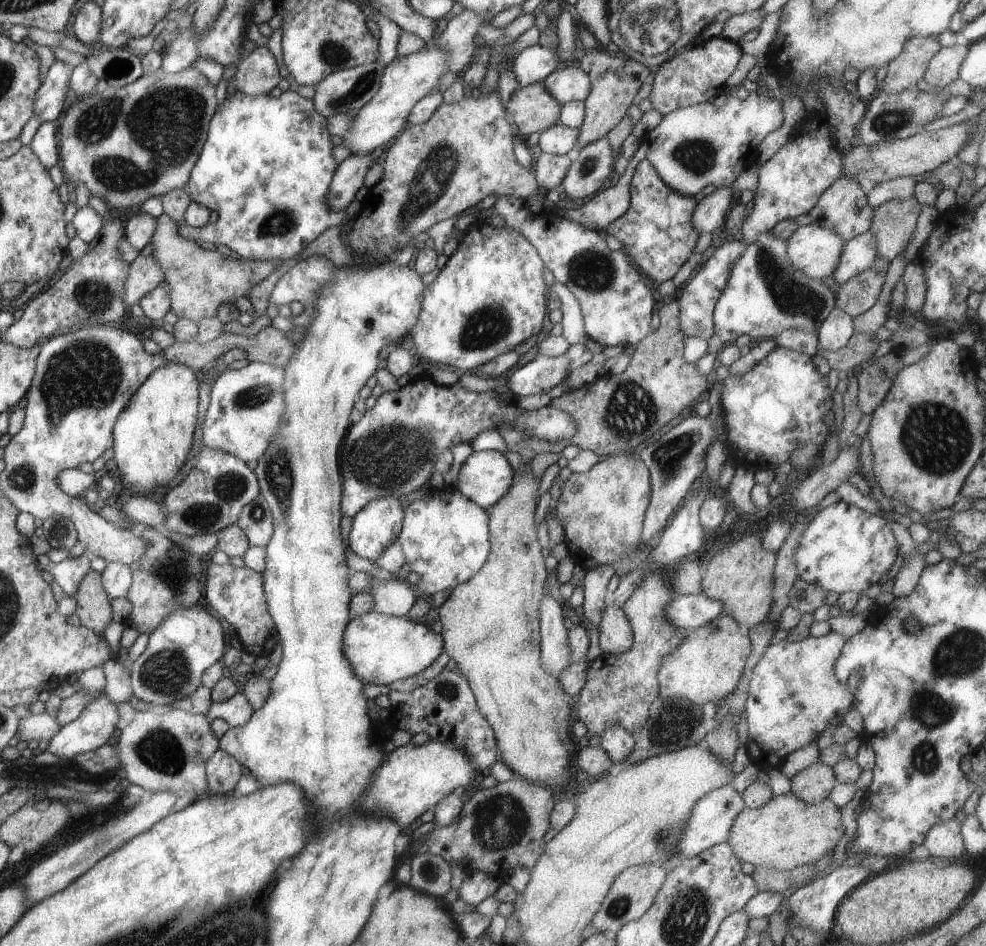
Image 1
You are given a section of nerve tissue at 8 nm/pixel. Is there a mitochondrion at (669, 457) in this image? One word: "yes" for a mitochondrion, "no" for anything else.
yes

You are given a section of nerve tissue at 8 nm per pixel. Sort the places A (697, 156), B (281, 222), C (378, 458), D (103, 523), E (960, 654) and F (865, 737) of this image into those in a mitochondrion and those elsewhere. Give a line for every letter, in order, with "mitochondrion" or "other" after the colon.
A: mitochondrion
B: mitochondrion
C: mitochondrion
D: other
E: mitochondrion
F: other

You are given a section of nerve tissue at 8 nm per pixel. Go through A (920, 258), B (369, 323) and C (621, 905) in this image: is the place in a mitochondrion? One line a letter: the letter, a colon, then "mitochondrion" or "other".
A: other
B: other
C: mitochondrion

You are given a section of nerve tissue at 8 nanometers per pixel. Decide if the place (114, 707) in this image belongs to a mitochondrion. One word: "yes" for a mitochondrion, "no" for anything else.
no

